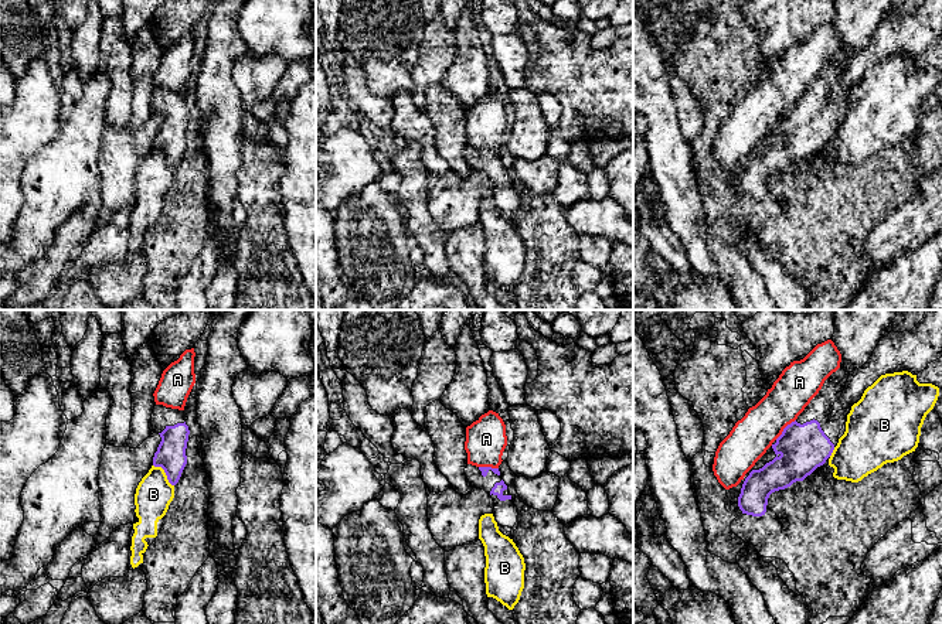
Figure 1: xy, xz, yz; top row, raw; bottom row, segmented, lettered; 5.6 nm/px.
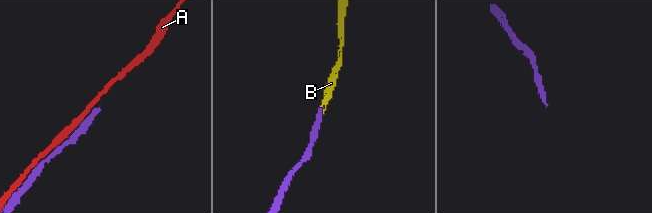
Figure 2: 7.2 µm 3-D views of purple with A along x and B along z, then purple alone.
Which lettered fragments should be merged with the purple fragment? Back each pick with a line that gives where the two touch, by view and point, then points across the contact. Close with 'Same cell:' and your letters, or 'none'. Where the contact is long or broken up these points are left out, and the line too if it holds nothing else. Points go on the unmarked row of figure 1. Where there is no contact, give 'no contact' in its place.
Same cell: none

